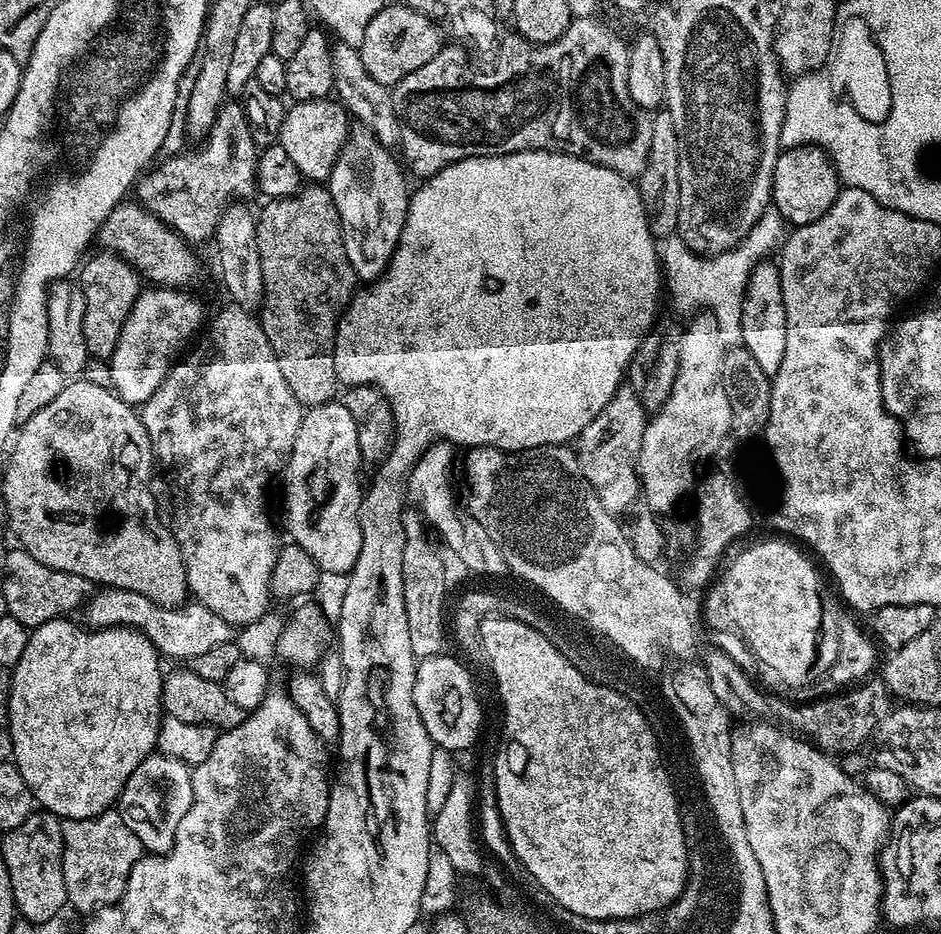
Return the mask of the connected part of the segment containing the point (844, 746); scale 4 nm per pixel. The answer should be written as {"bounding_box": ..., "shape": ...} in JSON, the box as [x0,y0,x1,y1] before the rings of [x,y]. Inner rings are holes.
{"bounding_box":[765,678,890,754],"shape":[[[878,678],[869,679],[866,683],[851,689],[848,694],[840,694],[824,698],[816,702],[794,706],[784,698],[767,695],[765,711],[772,714],[779,723],[806,735],[821,751],[837,754],[846,750],[856,749],[868,736],[875,733],[875,727],[880,718],[890,708],[890,693],[884,682]],[[864,716],[867,722],[860,722]]]}

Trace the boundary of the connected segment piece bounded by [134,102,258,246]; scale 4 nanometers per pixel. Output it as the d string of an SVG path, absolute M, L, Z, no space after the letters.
M225 102L221 104L214 126L208 135L197 144L200 145L193 152L172 156L165 164L157 163L151 170L145 171L135 185L134 196L149 212L167 224L169 228L175 229L183 240L199 246L198 244L203 240L211 241L215 237L220 215L226 207L233 202L243 201L246 198L243 196L248 196L251 192L255 193L258 188L256 178L258 145L254 142L252 131L246 122L243 103Z

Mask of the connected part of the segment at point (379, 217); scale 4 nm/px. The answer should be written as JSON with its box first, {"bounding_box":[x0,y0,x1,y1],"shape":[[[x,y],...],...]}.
{"bounding_box":[326,127,410,284],"shape":[[[353,127],[326,181],[327,190],[338,210],[346,258],[357,279],[366,284],[379,279],[388,268],[408,213],[410,187],[404,181],[405,171],[398,160],[396,165],[391,154],[369,128]]]}

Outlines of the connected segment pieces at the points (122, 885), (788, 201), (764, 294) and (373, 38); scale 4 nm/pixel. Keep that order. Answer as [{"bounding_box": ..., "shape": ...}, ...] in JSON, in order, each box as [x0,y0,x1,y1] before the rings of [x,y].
[{"bounding_box":[62,810,145,914],"shape":[[[109,810],[81,820],[64,820],[62,823],[62,842],[64,843],[64,861],[62,862],[62,874],[68,891],[68,904],[76,907],[83,914],[97,912],[99,908],[110,906],[122,898],[126,890],[126,882],[130,878],[130,870],[145,855],[142,842],[138,842],[138,834],[122,822],[119,811]]]},{"bounding_box":[771,144,842,226],"shape":[[[803,144],[793,148],[784,148],[776,158],[776,165],[772,171],[772,199],[771,207],[776,208],[776,212],[784,220],[789,220],[789,225],[799,226],[809,224],[830,206],[838,198],[842,185],[840,176],[836,172],[836,166],[828,156],[817,146],[817,144]]]},{"bounding_box":[740,262,786,378],"shape":[[[772,262],[756,264],[746,282],[742,298],[740,344],[750,350],[754,362],[758,362],[758,367],[771,378],[778,374],[778,366],[782,366],[782,354],[786,350],[786,306],[782,306],[780,269],[775,263],[768,263]]]},{"bounding_box":[359,2,446,86],"shape":[[[388,2],[378,10],[378,14],[374,14],[374,18],[370,18],[370,26],[366,26],[366,34],[360,43],[359,52],[370,77],[377,83],[391,86],[402,82],[402,78],[418,70],[418,66],[426,66],[430,58],[439,54],[446,44],[443,35],[445,36],[445,33],[441,25],[426,14],[408,7],[404,2]]]}]

